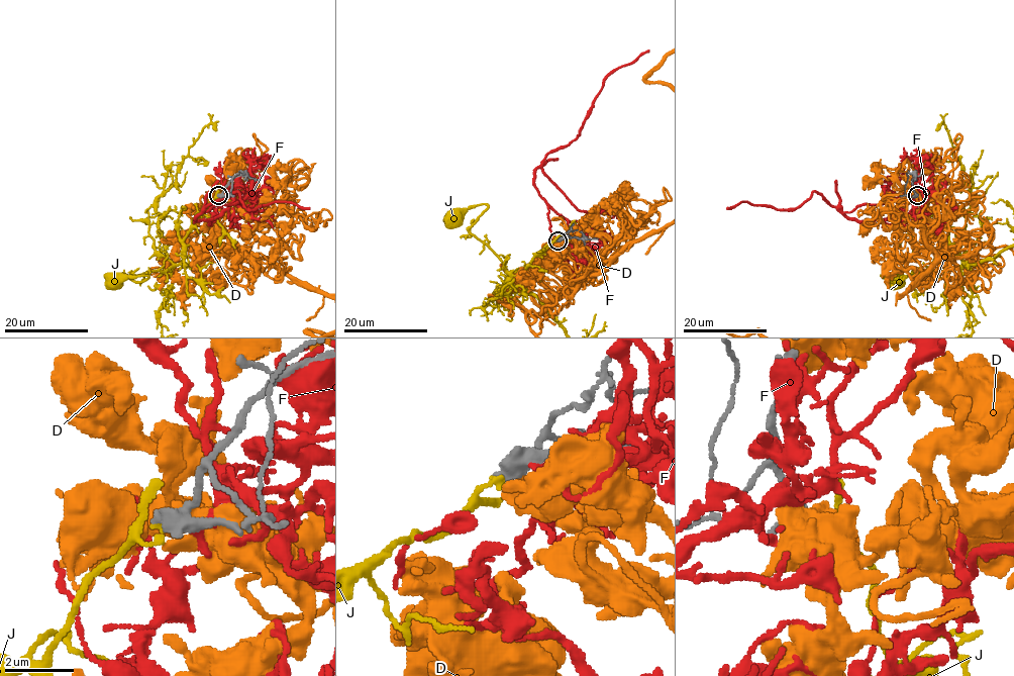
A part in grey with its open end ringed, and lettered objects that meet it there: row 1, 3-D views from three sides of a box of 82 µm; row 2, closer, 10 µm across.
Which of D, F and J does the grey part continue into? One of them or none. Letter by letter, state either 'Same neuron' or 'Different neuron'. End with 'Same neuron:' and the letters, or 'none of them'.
D: Different neuron
F: Different neuron
J: Different neuron
Same neuron: none of them

